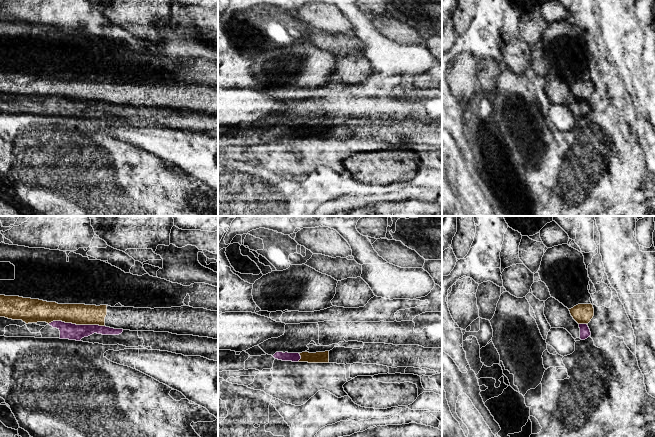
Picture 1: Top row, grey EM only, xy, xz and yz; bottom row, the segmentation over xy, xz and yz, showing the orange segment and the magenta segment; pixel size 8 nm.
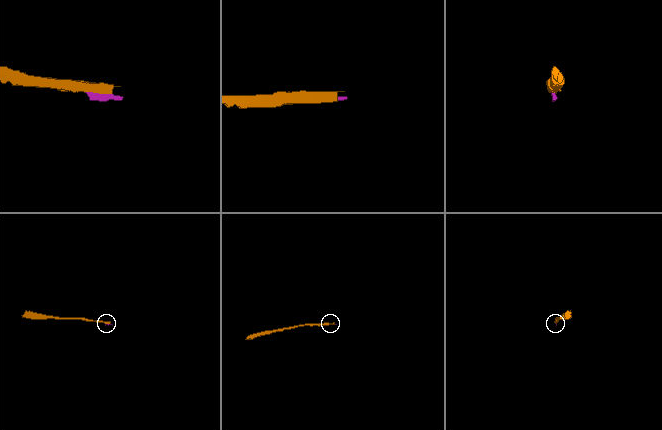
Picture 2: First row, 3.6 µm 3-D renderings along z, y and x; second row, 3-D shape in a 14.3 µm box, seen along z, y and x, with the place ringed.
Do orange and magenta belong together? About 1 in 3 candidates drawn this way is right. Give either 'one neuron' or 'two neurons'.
two neurons

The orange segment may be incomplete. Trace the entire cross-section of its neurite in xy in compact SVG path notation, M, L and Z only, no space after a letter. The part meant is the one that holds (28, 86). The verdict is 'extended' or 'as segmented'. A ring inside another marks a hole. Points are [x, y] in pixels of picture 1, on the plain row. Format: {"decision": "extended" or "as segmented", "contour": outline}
{"decision": "extended", "contour": "M0 71L0 93L22 96L26 100L62 97L76 101L99 101L130 107L169 108L218 115L218 87L190 82L171 84L111 83L107 81L58 80L39 75Z"}

